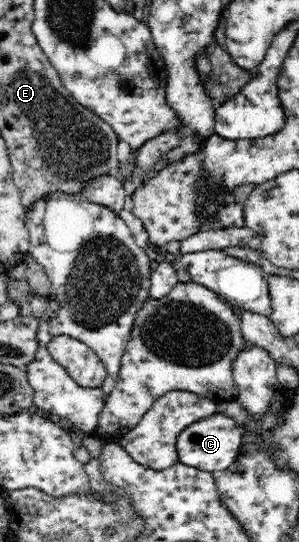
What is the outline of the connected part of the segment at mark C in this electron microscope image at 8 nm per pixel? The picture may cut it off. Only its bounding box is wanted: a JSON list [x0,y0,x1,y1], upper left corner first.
[176,412,243,474]

